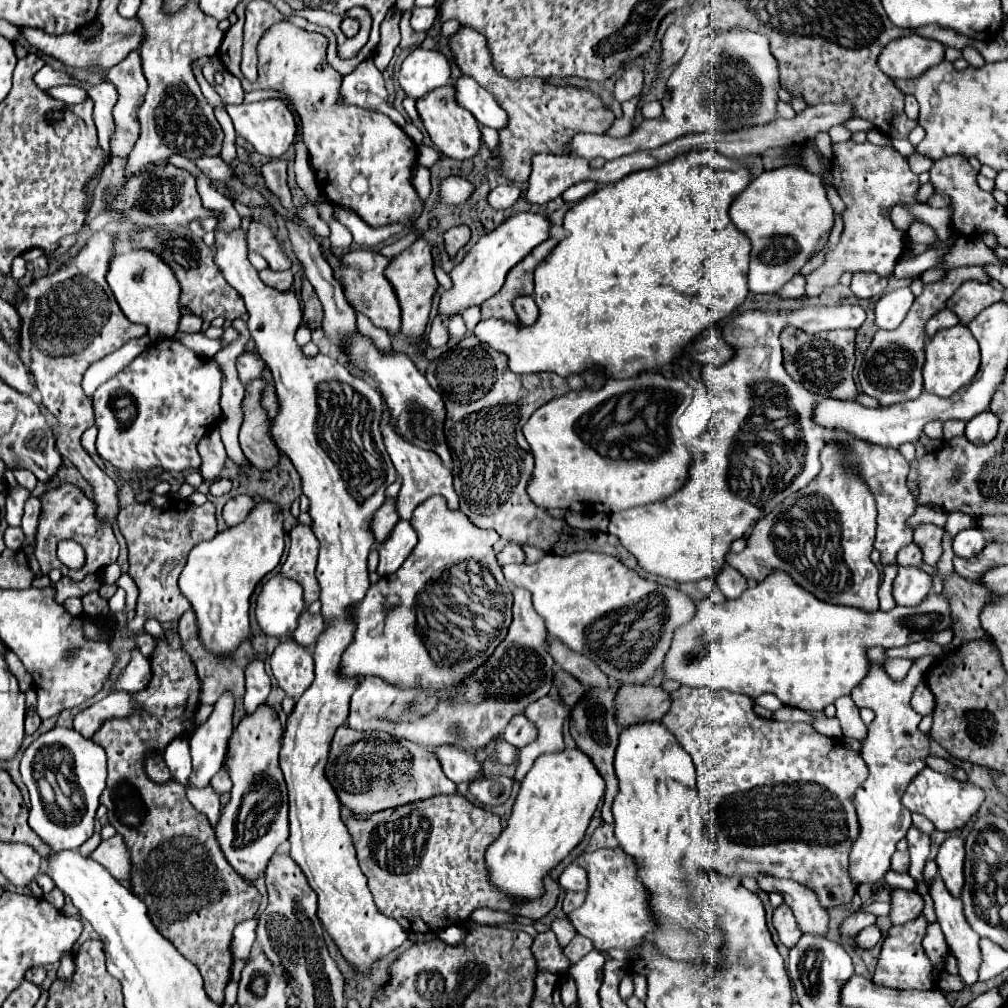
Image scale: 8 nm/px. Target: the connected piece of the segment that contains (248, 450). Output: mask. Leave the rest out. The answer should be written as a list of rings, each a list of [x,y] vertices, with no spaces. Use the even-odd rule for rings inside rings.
[[[252,379],[246,385],[246,395],[242,401],[244,421],[240,427],[240,447],[246,459],[260,471],[268,471],[278,463],[278,449],[268,435],[266,411],[260,405],[262,389],[266,385],[260,379]]]

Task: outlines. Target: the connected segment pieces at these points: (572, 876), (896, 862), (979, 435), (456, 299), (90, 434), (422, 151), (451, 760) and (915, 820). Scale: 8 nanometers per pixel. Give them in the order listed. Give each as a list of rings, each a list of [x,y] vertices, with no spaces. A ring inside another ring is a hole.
[[[572,863],[572,865],[562,873],[560,885],[562,885],[564,889],[570,889],[570,891],[586,891],[586,887],[588,887],[588,875],[586,875],[586,871],[584,871],[582,867],[578,867],[578,865]]]
[[[896,851],[894,857],[892,857],[892,869],[900,871],[900,873],[908,873],[908,869],[910,869],[910,855],[902,853],[902,851]]]
[[[984,411],[982,415],[976,415],[974,419],[970,419],[970,423],[966,423],[966,437],[976,445],[984,445],[994,439],[998,427],[1000,419],[992,411]]]
[[[518,213],[518,215],[508,217],[504,223],[500,223],[490,233],[482,235],[470,247],[464,259],[450,271],[454,285],[450,291],[442,291],[438,313],[444,319],[448,319],[454,313],[462,313],[466,307],[482,305],[486,299],[496,295],[502,289],[508,271],[516,263],[520,263],[534,247],[544,243],[544,239],[550,237],[550,229],[552,229],[552,221],[548,217],[540,213]]]
[[[95,425],[90,427],[90,429],[82,435],[82,447],[84,447],[90,455],[94,455],[94,453],[96,453],[96,445],[94,445],[94,443],[96,443],[97,435],[98,429]]]
[[[420,144],[418,147],[418,162],[426,168],[430,168],[440,160],[440,154],[431,146]]]
[[[436,747],[434,753],[454,783],[472,783],[482,775],[482,763],[474,753],[458,751],[458,747]]]
[[[912,813],[912,825],[927,835],[930,835],[930,833],[932,833],[932,831],[935,829],[933,823],[930,820],[917,813]]]

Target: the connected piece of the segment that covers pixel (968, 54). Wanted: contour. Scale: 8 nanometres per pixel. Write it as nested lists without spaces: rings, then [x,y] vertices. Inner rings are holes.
[[[964,47],[964,49],[962,49],[962,55],[964,55],[964,59],[966,59],[972,67],[982,67],[982,65],[984,65],[982,55],[980,55],[974,47]]]

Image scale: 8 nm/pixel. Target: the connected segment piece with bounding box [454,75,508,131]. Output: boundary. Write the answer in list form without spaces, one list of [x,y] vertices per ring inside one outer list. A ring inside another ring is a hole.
[[[462,75],[454,85],[456,85],[456,101],[462,107],[466,107],[478,119],[478,123],[492,127],[496,131],[506,127],[506,123],[508,123],[506,111],[474,79]]]

